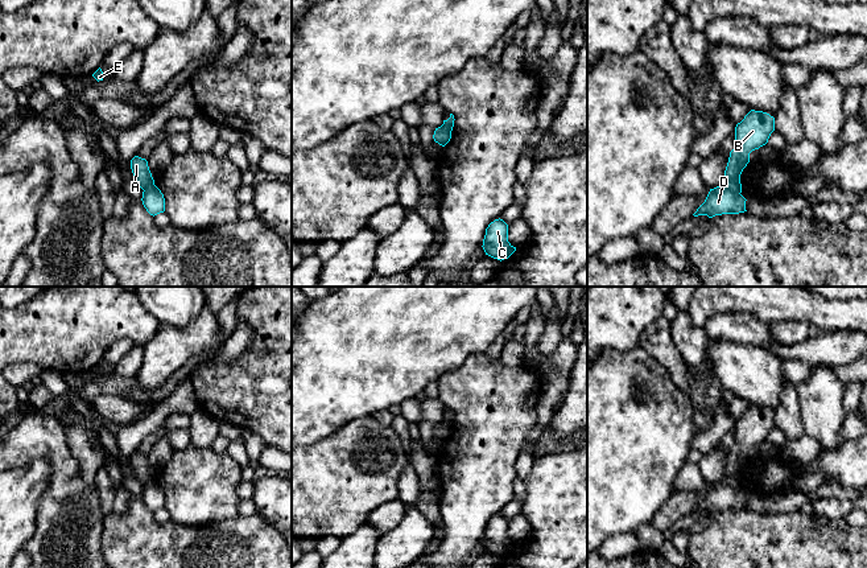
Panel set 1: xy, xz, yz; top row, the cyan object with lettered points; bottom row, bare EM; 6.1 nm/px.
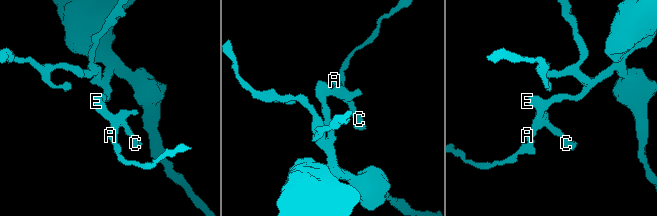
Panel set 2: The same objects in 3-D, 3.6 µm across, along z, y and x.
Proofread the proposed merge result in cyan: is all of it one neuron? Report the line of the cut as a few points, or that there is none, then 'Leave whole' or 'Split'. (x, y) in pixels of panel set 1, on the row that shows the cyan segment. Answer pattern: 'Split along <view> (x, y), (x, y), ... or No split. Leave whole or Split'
Split along yz (723, 185), (739, 194). Split

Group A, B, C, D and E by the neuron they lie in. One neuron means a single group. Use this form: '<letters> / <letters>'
A B C E / D

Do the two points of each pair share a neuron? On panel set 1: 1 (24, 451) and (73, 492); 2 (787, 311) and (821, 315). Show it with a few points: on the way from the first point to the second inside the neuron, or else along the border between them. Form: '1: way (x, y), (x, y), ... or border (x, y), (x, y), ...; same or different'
1: way (40, 451), (46, 451), (65, 469), (66, 476); same
2: way (795, 311), (813, 311); same

